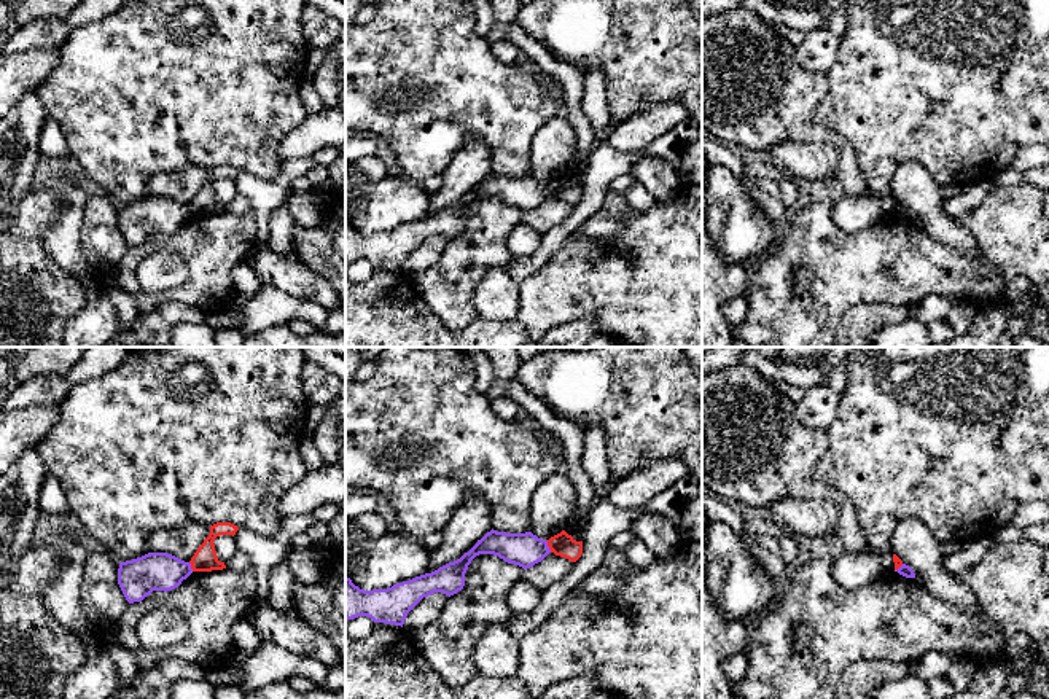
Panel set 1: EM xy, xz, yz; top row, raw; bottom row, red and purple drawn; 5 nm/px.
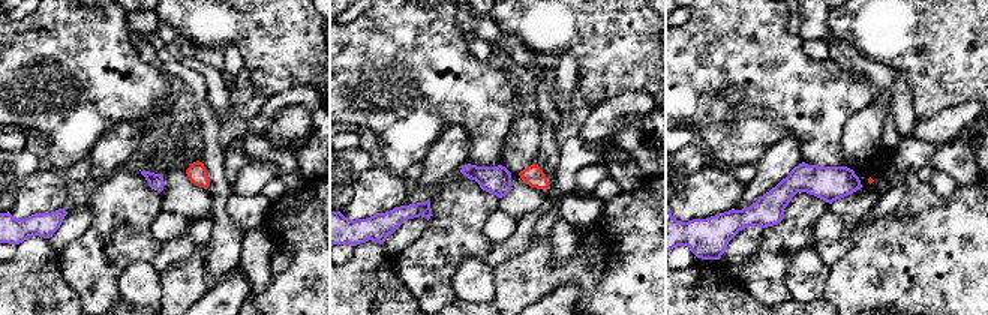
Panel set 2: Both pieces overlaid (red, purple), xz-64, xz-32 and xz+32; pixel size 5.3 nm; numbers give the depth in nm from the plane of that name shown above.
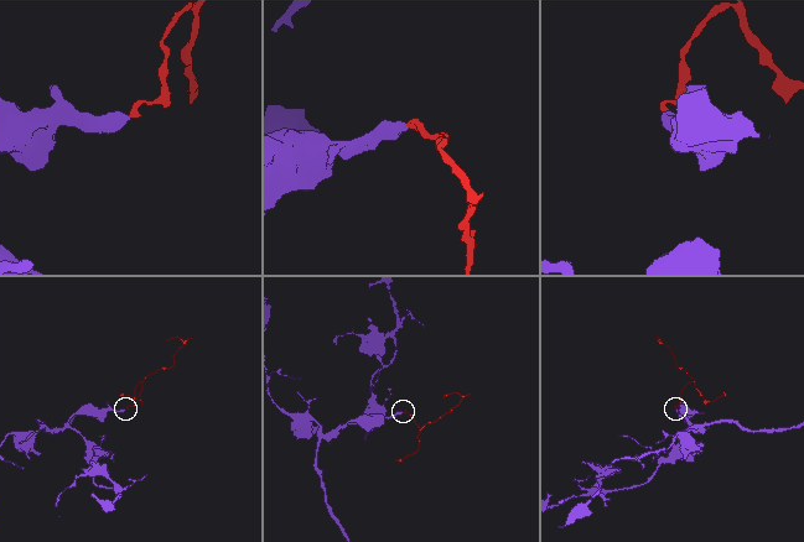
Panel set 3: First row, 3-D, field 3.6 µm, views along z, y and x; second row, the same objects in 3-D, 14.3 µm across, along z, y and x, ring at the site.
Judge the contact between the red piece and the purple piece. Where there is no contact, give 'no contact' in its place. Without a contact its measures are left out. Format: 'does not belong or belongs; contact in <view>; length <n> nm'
does not belong; contact in xz; length 70 nm

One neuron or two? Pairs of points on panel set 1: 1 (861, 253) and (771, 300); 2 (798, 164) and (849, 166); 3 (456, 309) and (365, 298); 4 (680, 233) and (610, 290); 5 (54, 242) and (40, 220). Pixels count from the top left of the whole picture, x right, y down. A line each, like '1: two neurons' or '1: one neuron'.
1: one neuron
2: two neurons
3: two neurons
4: one neuron
5: two neurons

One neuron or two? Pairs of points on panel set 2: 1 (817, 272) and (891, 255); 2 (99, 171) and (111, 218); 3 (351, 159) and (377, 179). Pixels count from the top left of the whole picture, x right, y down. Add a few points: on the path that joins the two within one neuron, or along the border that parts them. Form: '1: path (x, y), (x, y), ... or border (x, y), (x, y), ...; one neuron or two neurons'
1: border (831, 267), (822, 297); two neurons
2: border (132, 161), (117, 167), (96, 183); two neurons
3: border (374, 167), (357, 179), (350, 201); two neurons

